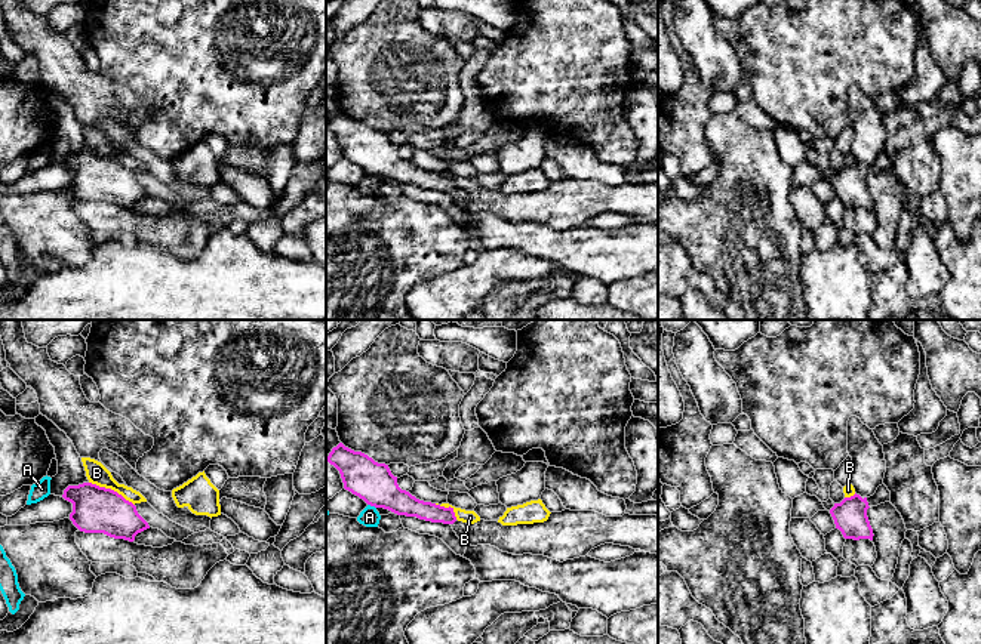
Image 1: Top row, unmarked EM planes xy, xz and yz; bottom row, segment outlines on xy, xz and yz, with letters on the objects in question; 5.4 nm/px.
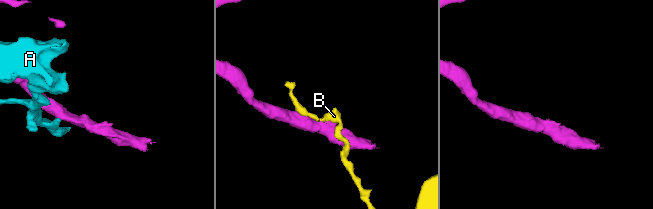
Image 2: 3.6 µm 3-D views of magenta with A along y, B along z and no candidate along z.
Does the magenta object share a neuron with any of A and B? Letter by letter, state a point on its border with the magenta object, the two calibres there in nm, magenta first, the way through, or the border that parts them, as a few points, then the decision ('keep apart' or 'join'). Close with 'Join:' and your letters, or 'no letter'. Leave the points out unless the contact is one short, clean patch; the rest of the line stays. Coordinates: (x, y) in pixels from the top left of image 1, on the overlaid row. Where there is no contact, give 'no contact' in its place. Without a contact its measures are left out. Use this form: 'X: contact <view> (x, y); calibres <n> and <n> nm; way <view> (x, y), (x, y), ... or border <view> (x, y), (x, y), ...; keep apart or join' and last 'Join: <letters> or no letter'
A: contact xz (372, 505); calibres 220 and 110 nm; keep apart
B: contact xy (110, 489); calibres 260 and 110 nm; border xy (89, 481), (116, 490), (134, 505); keep apart
Join: no letter

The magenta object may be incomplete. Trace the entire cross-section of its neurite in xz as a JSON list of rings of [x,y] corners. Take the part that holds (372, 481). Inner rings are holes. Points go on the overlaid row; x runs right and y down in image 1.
[[[342,443],[332,449],[326,462],[339,471],[344,489],[370,506],[431,523],[453,524],[456,521],[453,508],[416,499],[399,487],[397,477],[391,474],[388,465],[378,463]]]

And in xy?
[[[83,483],[68,486],[62,497],[73,503],[70,520],[80,531],[133,542],[138,533],[150,529],[136,506],[111,489]]]

